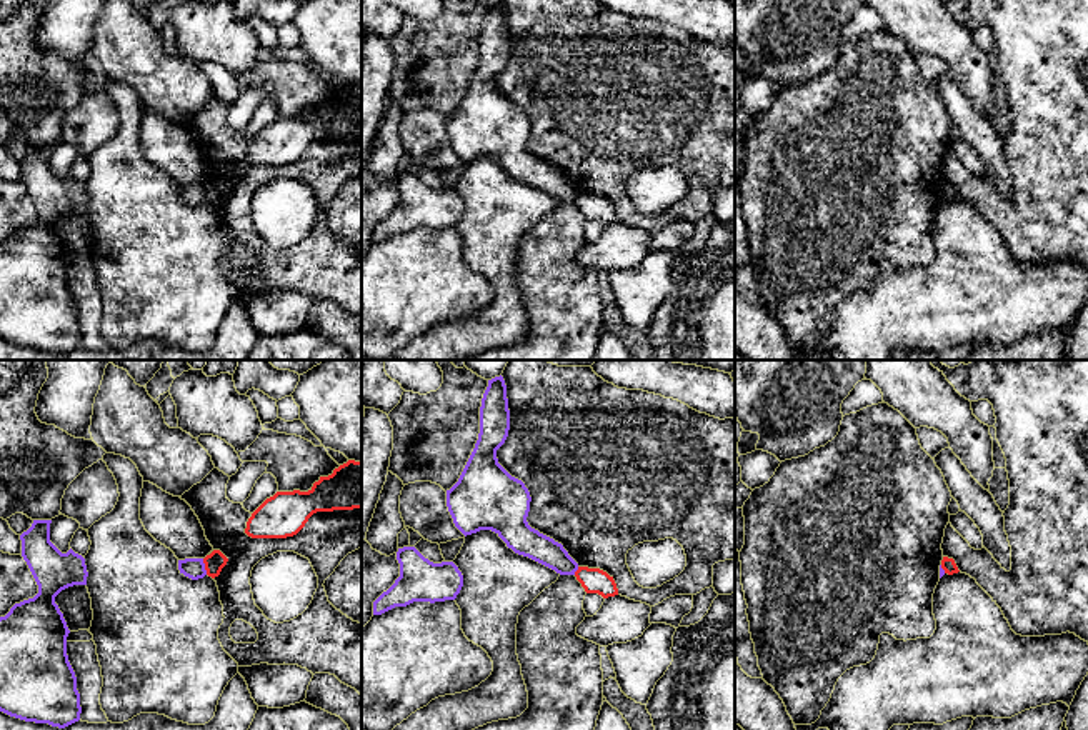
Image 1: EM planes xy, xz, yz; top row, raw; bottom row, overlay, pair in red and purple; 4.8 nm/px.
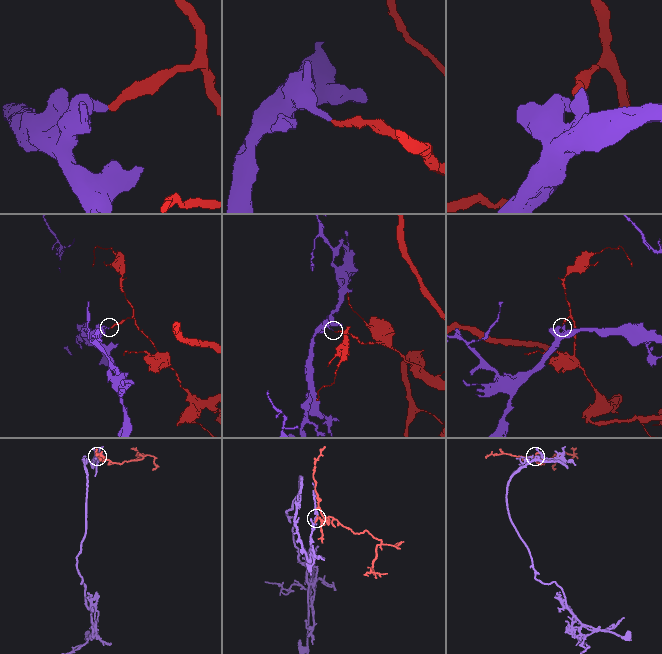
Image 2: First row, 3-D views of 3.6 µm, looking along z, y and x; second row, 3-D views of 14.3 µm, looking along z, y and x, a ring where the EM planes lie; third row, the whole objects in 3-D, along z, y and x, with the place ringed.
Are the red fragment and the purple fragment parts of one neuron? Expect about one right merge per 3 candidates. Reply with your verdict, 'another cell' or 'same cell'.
another cell

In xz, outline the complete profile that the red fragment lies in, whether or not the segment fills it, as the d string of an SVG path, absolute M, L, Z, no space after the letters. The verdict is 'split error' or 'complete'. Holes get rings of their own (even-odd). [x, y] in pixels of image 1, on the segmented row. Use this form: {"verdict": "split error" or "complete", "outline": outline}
{"verdict": "complete", "outline": "M578 567L575 577L586 593L598 593L603 598L618 595L613 577L600 568Z"}

